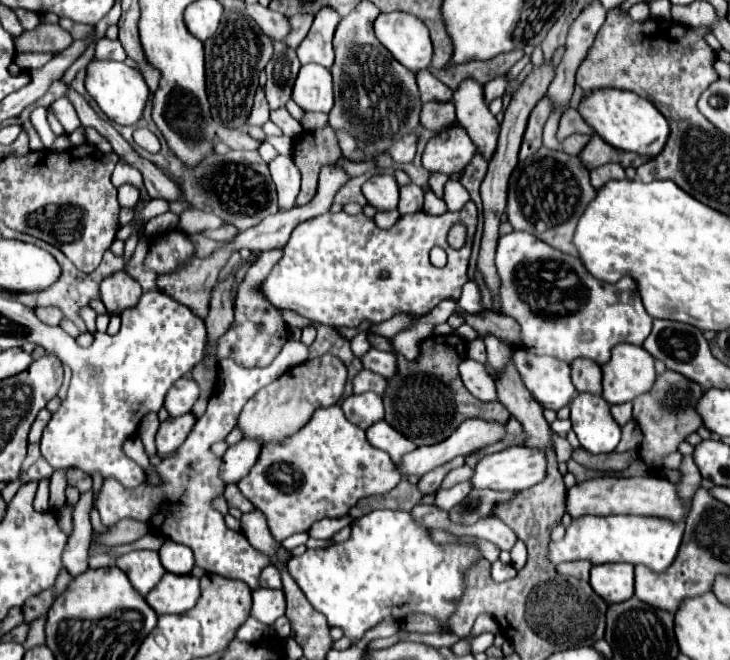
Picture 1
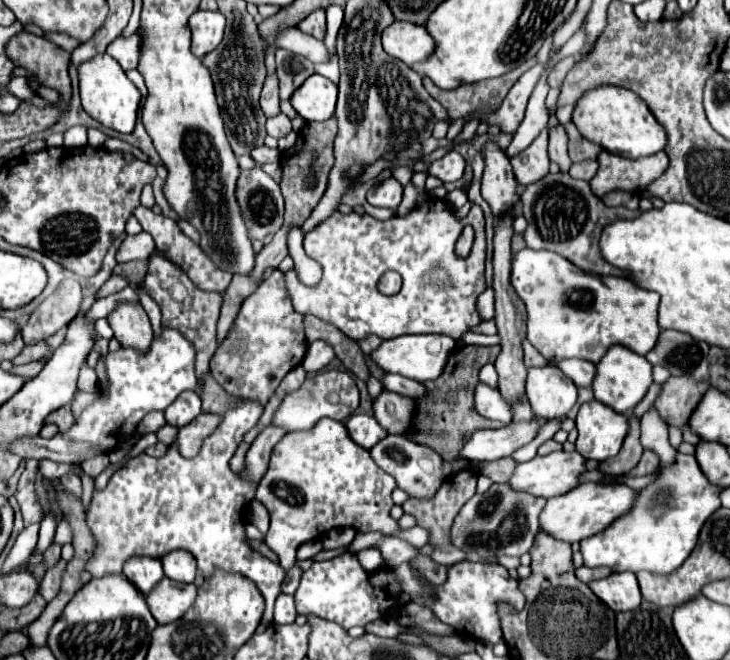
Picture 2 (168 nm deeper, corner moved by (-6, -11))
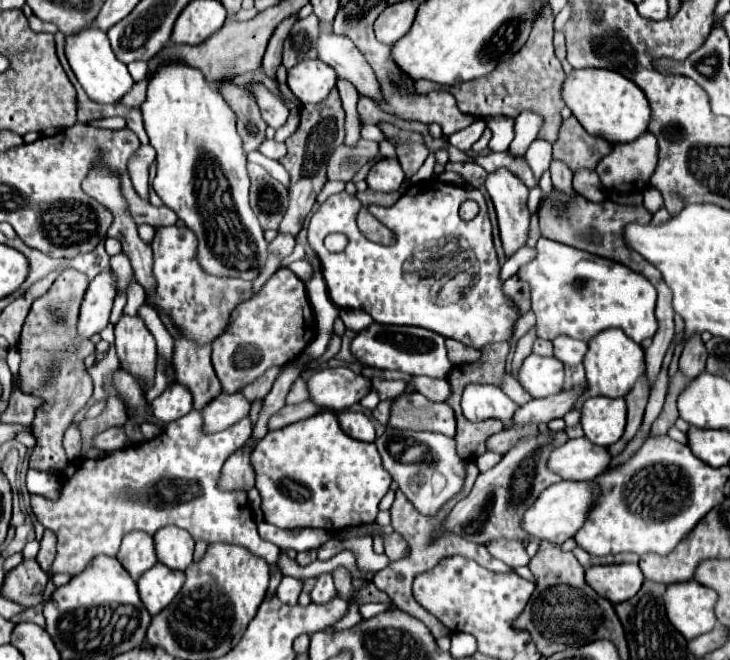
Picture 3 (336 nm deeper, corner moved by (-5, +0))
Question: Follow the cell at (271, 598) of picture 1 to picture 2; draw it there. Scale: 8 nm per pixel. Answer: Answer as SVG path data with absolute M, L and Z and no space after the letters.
M279 595L275 601L275 623L279 625L287 625L293 623L297 617L295 611L295 603L293 603L293 595Z

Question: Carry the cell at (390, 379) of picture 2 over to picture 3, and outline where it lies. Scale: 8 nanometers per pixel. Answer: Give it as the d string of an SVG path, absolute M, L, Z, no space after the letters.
M414 376L414 386L420 394L424 394L432 402L446 402L452 390L448 388L448 380L428 378L428 376Z

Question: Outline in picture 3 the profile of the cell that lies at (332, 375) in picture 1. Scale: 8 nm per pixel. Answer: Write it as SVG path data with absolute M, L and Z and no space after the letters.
M324 368L308 378L308 390L312 402L338 412L360 402L372 390L372 380L350 368Z

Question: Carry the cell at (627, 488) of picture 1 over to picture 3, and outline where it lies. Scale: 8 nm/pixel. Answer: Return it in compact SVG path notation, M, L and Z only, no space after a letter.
M558 482L548 486L538 498L536 504L532 504L532 508L528 508L528 512L524 512L524 520L522 520L522 528L524 532L528 532L530 538L536 540L548 540L552 544L562 544L568 538L572 538L580 526L584 524L590 508L592 508L592 500L598 494L598 486L594 482Z

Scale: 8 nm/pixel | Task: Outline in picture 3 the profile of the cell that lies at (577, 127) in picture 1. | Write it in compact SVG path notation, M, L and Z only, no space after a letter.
M570 116L568 120L562 122L552 158L568 164L568 168L576 172L582 168L594 170L596 164L602 160L602 156L606 156L608 152L612 152L612 144L608 144L608 140L590 136L580 126L580 122L574 116Z

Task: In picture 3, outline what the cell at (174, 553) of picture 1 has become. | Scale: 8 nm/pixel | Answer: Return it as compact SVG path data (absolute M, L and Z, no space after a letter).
M160 528L160 532L154 534L154 548L158 560L168 568L186 570L192 564L194 540L182 528Z

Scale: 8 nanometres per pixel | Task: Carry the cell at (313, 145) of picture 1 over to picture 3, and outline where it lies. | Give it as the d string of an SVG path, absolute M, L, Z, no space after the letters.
M334 88L320 104L304 104L300 114L302 120L298 130L286 140L288 154L280 160L280 164L290 174L290 206L278 232L288 232L292 236L300 232L302 222L312 210L318 192L326 184L326 164L330 154L344 142L344 110L340 104L338 88Z

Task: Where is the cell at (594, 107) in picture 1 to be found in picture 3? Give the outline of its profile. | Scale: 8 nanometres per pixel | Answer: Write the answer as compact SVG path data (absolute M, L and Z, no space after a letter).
M602 68L572 70L564 80L562 100L580 120L588 134L600 136L612 144L636 140L638 136L644 134L644 130L648 130L650 106L644 92L632 80L618 76L612 70Z

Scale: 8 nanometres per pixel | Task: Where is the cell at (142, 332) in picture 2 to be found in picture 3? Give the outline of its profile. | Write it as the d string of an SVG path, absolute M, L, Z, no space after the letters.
M122 316L116 324L116 354L120 358L120 368L128 374L136 376L144 376L144 380L148 380L148 388L142 390L150 390L154 386L154 374L156 374L156 342L154 336L148 332L148 328L144 326L144 322L140 320L140 316Z

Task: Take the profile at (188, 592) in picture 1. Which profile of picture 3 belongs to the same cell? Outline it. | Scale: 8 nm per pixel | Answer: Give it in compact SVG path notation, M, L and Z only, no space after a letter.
M158 562L150 570L146 570L136 584L142 604L154 616L160 610L164 610L172 602L172 598L180 592L184 584L184 572L172 570Z

